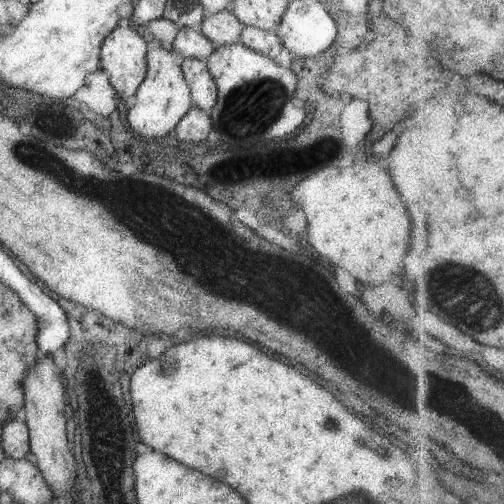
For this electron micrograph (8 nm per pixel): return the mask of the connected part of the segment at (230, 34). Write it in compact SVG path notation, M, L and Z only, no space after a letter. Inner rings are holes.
M226 10L206 16L200 23L203 36L214 47L237 43L243 27L235 15Z

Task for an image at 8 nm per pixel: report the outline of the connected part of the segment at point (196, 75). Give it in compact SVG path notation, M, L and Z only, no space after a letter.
M184 58L180 65L183 78L189 86L192 104L201 110L208 111L215 104L217 86L207 70L206 61Z

